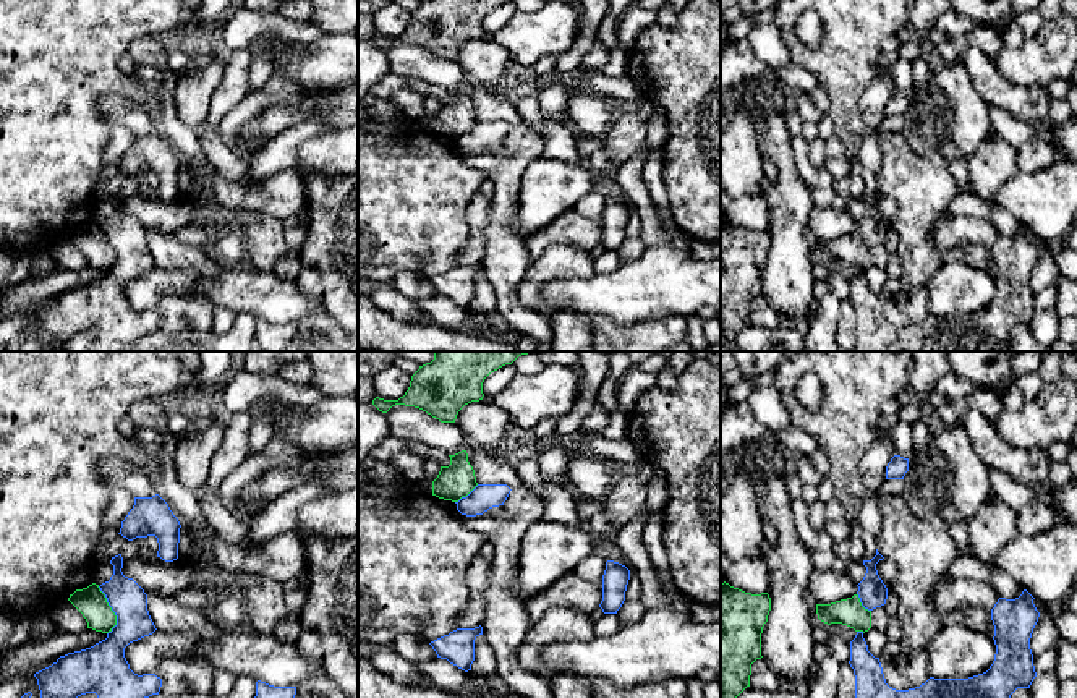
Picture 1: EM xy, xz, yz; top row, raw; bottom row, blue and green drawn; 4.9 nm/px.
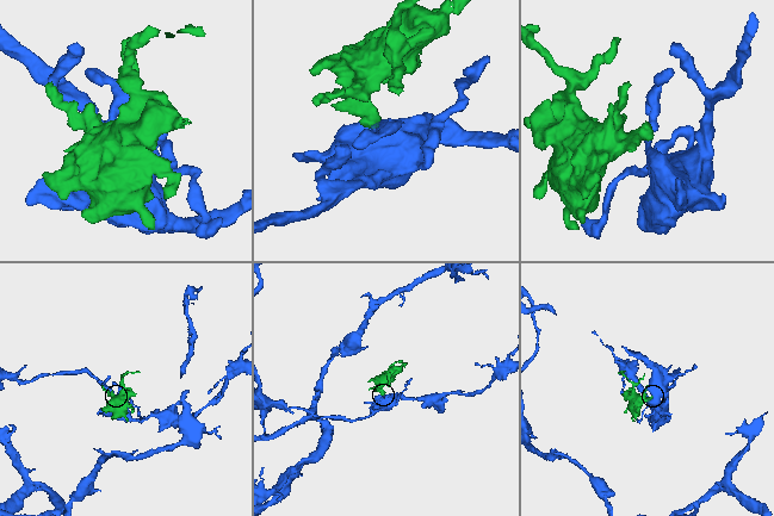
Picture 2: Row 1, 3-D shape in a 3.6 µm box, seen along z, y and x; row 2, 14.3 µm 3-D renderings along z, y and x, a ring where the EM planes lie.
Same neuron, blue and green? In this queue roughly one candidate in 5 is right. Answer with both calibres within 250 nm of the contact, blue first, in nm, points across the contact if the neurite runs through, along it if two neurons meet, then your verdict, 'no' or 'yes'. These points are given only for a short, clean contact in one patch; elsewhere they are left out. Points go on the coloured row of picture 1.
calibres 180 and 150 nm; border xy (97, 587), (115, 616), (115, 625), (107, 634); no

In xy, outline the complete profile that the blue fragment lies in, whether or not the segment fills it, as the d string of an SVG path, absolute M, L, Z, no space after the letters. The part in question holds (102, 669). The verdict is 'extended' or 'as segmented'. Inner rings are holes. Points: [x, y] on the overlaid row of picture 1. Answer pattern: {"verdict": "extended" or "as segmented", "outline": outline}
{"verdict": "as segmented", "outline": "M121 554L112 557L110 564L113 575L99 588L117 615L117 625L105 640L91 648L60 656L52 666L36 672L40 698L78 698L86 693L96 693L97 698L149 698L159 695L162 679L155 674L134 674L125 658L125 648L130 643L157 630L147 611L147 594L133 578L123 575Z"}

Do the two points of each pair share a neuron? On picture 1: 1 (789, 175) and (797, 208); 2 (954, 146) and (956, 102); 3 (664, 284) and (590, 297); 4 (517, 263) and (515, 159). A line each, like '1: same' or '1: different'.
1: same
2: same
3: same
4: same

